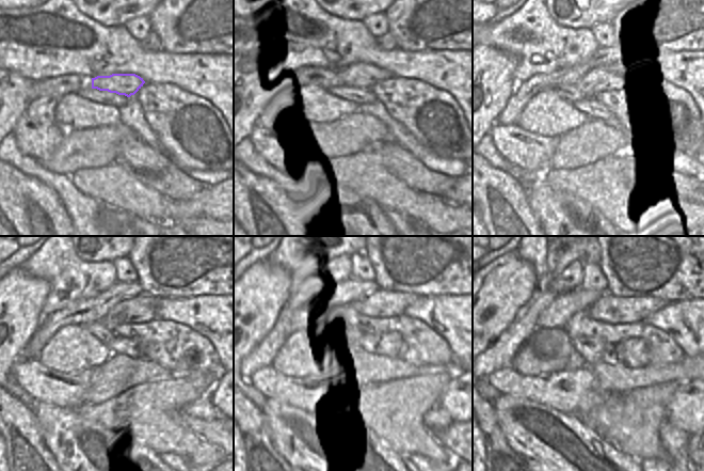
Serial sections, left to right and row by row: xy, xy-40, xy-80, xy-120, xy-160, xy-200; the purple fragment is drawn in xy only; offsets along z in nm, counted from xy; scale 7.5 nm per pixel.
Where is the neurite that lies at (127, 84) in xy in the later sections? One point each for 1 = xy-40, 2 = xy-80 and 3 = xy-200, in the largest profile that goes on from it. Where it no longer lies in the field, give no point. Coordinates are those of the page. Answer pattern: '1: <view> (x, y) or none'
1: xy-40 (360, 76)
2: xy-80 (601, 78)
3: xy-200 (609, 309)

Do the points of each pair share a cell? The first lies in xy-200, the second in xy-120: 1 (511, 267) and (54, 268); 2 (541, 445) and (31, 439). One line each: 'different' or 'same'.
1: different
2: different

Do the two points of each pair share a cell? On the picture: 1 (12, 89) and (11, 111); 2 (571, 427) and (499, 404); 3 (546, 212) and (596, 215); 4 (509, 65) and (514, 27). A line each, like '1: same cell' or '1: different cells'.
1: same cell
2: same cell
3: same cell
4: different cells

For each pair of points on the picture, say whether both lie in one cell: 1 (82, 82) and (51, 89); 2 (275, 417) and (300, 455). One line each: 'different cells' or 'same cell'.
1: same cell
2: same cell

